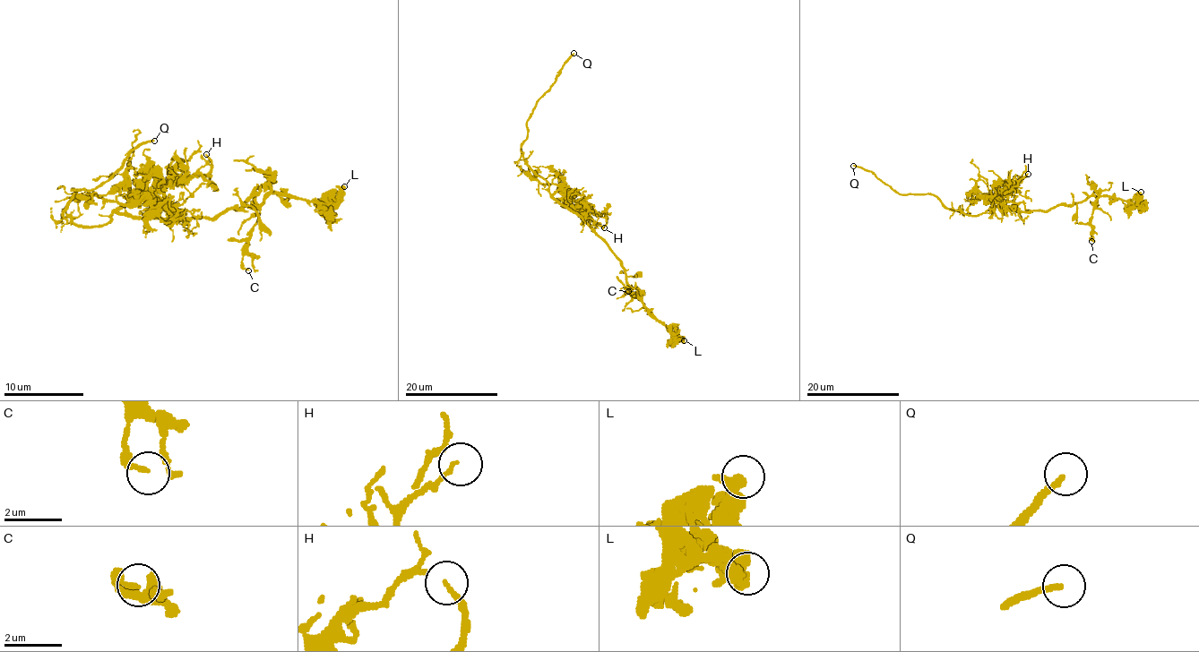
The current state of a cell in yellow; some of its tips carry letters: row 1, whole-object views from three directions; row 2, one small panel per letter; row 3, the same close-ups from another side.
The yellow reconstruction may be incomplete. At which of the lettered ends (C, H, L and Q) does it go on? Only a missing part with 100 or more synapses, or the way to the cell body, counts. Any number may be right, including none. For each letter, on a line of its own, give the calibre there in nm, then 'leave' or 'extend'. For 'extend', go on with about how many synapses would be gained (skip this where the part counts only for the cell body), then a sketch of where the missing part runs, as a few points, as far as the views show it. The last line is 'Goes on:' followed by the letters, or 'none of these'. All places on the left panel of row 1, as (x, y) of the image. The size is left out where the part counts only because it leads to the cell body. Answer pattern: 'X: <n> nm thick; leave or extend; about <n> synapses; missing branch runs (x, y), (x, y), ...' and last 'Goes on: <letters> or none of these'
C: 200 nm thick; leave
H: 100 nm thick; leave
L: 650 nm thick; leave
Q: 200 nm thick; extend
Goes on: Q

